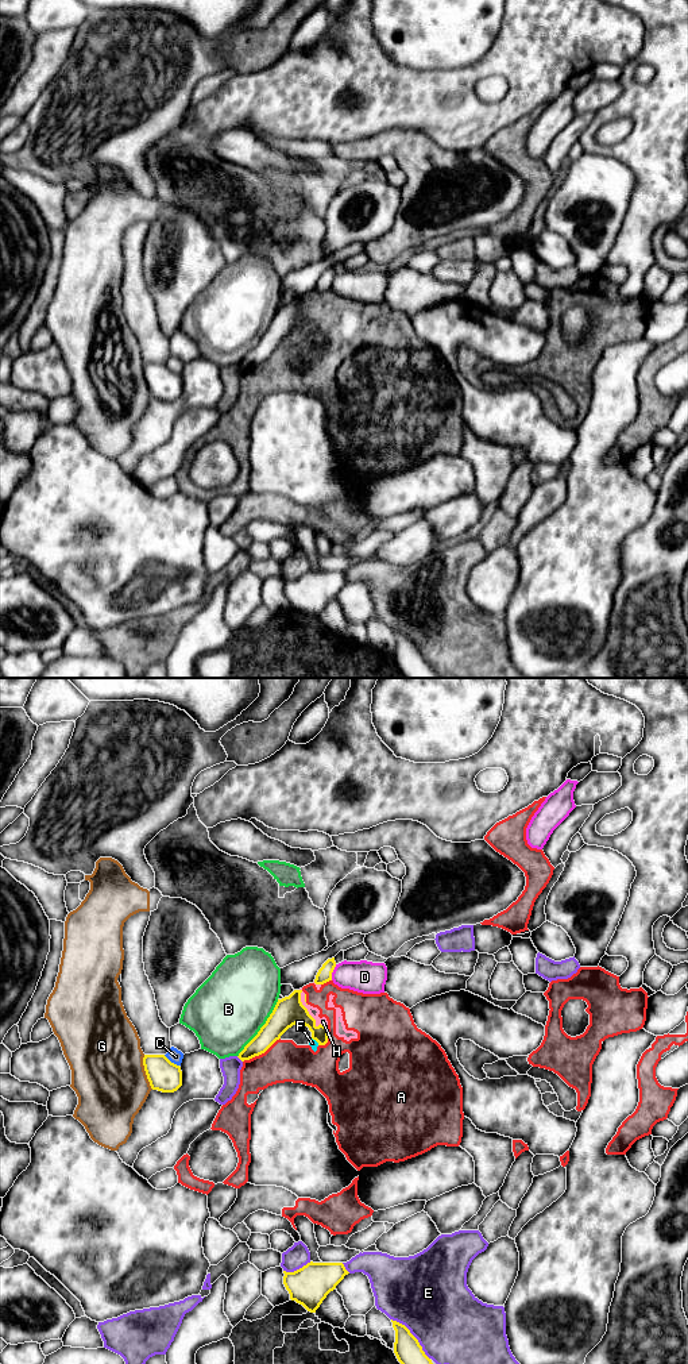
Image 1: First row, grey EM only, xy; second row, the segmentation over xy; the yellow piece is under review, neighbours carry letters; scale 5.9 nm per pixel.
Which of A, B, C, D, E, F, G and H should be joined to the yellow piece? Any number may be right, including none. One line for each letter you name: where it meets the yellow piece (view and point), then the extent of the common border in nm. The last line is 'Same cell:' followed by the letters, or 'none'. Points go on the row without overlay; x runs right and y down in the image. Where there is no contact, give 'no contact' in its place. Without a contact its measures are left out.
Same cell: none

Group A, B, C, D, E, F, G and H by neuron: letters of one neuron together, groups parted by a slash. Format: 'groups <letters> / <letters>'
groups A F H / B / C / D / E / G

